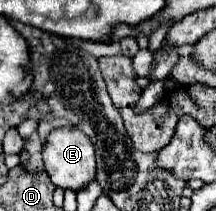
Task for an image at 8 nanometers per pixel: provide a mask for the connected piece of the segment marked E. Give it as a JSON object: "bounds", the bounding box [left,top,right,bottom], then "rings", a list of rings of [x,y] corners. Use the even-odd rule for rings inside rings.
{"bounds":[42,126,96,190],"rings":[[[64,126],[56,128],[46,136],[44,148],[42,148],[42,160],[46,166],[46,172],[50,180],[60,186],[60,188],[70,188],[70,190],[80,190],[86,186],[90,180],[94,180],[96,174],[96,156],[94,156],[94,144],[82,130],[76,126]]]}

